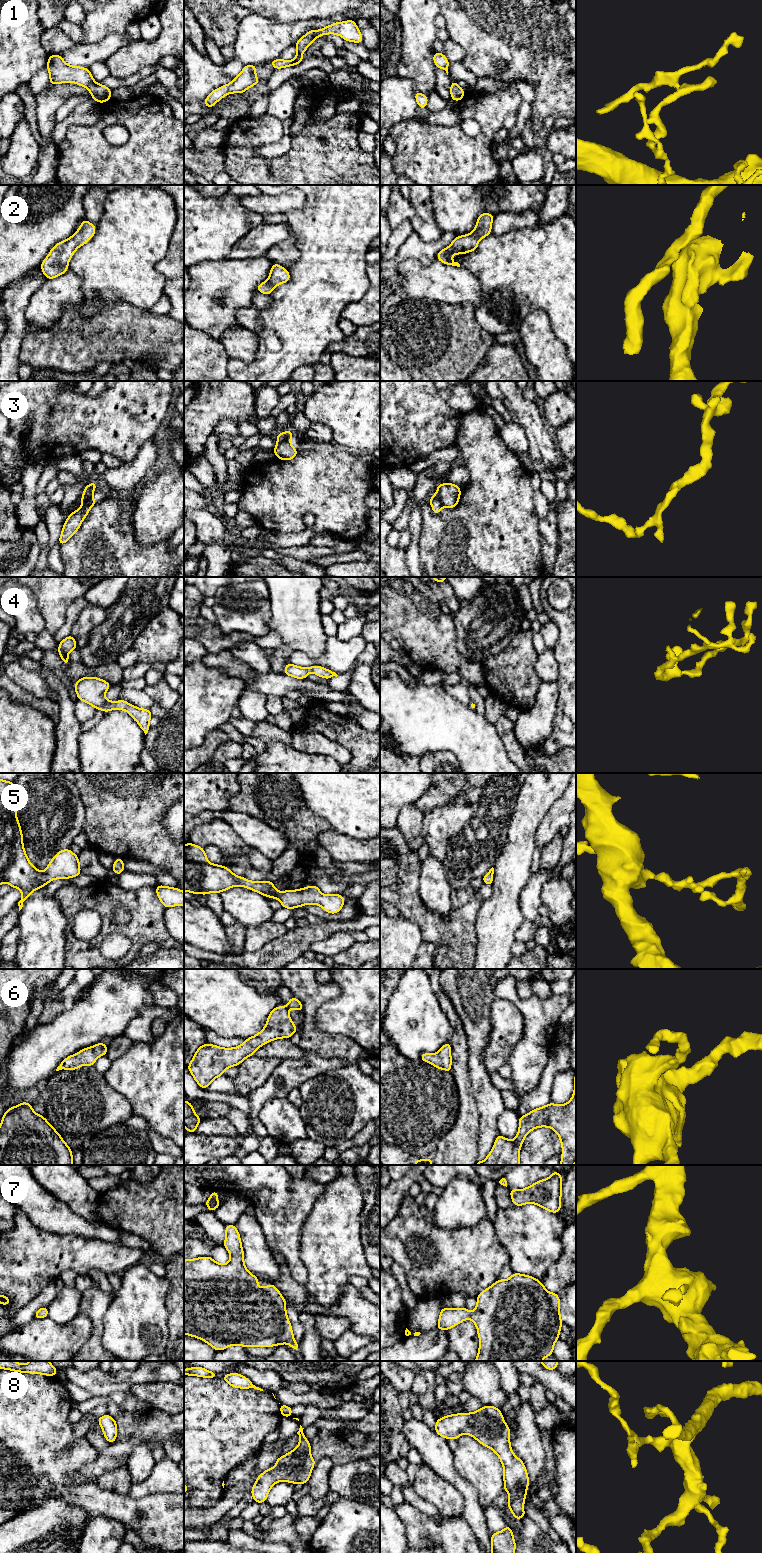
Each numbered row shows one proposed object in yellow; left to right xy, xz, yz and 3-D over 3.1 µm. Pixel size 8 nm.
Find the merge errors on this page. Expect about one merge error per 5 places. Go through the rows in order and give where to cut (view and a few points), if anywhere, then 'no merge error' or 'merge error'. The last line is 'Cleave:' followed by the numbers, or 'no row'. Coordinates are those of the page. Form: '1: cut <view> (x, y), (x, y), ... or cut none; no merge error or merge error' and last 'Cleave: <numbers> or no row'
1: cut none; no merge error
2: cut none; no merge error
3: cut yz (436, 493), (442, 505); merge error
4: cut none; no merge error
5: cut none; no merge error
6: cut none; no merge error
7: cut none; no merge error
8: cut none; no merge error
Cleave: 3

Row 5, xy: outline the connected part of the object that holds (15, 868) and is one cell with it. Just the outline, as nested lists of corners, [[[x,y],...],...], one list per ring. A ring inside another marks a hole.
[[[0,779],[0,885],[7,882],[12,888],[18,888],[22,897],[18,902],[19,911],[23,902],[30,894],[47,885],[53,879],[68,879],[81,874],[79,858],[70,849],[59,851],[47,865],[44,872],[40,872],[28,860],[23,836],[16,815],[16,788],[13,782]]]

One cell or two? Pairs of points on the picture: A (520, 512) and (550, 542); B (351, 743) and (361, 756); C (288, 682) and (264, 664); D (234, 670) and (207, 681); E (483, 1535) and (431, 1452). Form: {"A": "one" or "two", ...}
{"A": "two", "B": "one", "C": "two", "D": "two", "E": "one"}

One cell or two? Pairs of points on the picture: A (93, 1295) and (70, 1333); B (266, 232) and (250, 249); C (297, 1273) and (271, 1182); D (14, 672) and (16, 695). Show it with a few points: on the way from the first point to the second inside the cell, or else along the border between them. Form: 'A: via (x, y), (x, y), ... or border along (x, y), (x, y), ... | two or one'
A: border along (79, 1312), (92, 1325), (88, 1337) | two
B: via (262, 236), (253, 245) | one
C: via (290, 1250), (280, 1205) | one
D: border along (10, 679), (35, 696) | two

